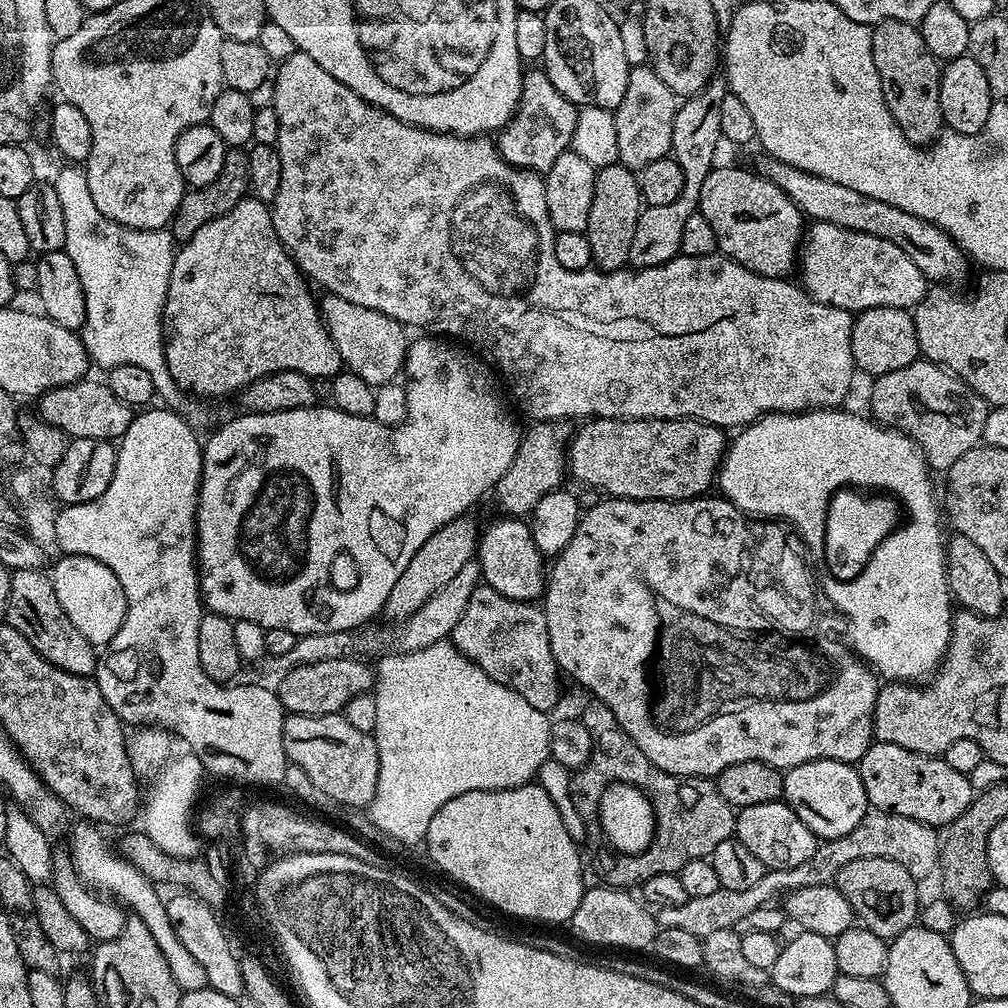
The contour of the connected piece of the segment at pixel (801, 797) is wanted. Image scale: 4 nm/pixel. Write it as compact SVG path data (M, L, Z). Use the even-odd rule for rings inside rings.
M815 760L787 769L784 772L783 799L821 841L837 840L850 834L870 810L859 771L840 760Z

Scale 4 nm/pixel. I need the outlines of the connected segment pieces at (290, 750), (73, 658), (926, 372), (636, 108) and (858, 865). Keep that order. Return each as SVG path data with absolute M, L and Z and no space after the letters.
M285 715L284 749L289 761L302 766L302 770L306 770L306 774L310 774L314 786L318 786L318 790L322 790L322 794L330 794L330 798L334 798L337 805L343 806L345 804L348 810L364 810L371 805L378 786L378 772L380 770L380 758L376 749L376 742L371 735L365 734L362 730L354 730L354 726L350 726L350 722L346 722L343 715Z
M27 568L26 570L15 570L10 578L10 598L8 599L8 615L6 623L46 662L50 662L56 668L66 670L75 676L91 677L95 673L98 663L97 649L66 618L66 610L62 610L62 602L58 602L58 594L54 594L51 575L39 568Z
M917 358L914 362L910 362L910 366L902 366L902 370L890 370L890 374L882 374L881 376L875 377L871 381L872 383L872 412L871 415L875 417L879 423L896 429L897 432L903 432L905 436L913 441L920 448L923 453L925 460L928 462L929 469L935 470L936 468L940 471L940 474L947 473L950 466L954 466L954 462L958 462L958 458L962 458L962 454L966 454L970 449L977 447L981 443L984 434L984 423L988 417L990 411L989 405L985 404L979 396L973 394L968 385L963 380L952 375L948 369L941 366L941 364L935 364L929 360L923 358Z
M651 66L633 67L628 74L626 94L616 109L616 133L618 134L618 160L624 167L639 170L650 162L665 159L672 150L674 118L678 107L675 92L658 78Z
M859 856L838 870L834 887L850 902L855 919L885 942L895 940L898 934L917 923L922 895L916 889L919 888L917 880L910 874L910 870L906 870L906 866L902 866L902 862L877 856Z

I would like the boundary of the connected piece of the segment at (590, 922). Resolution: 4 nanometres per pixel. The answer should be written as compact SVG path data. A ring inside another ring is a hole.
M589 887L578 902L570 921L570 927L588 944L609 944L612 948L644 948L653 943L658 931L658 920L647 912L639 899L631 896L631 891L623 888Z

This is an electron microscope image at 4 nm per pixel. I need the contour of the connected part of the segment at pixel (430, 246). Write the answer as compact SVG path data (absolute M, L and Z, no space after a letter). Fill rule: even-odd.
M299 50L290 58L279 61L274 81L271 108L278 118L278 142L274 146L278 150L278 158L282 158L282 186L278 186L278 194L270 207L276 236L295 260L297 268L313 285L321 284L325 293L378 310L409 329L429 328L432 331L429 333L453 341L465 340L481 348L485 352L483 355L500 367L501 374L508 379L513 398L524 407L526 415L533 416L533 421L564 420L568 416L633 420L691 418L705 420L707 424L725 430L736 430L769 413L800 410L805 406L840 406L847 398L852 388L852 372L855 373L857 367L852 357L854 316L845 308L812 299L799 283L791 284L788 278L760 276L746 270L737 260L730 260L723 254L681 254L657 268L638 268L628 272L566 270L558 263L558 258L554 258L556 232L550 222L543 179L535 172L515 168L505 162L499 147L488 141L491 139L483 135L454 136L446 132L431 132L428 128L415 128L413 124L402 122L394 118L394 114L367 104L354 94L354 90L350 90L350 86L338 82L334 74L322 70L314 58Z

